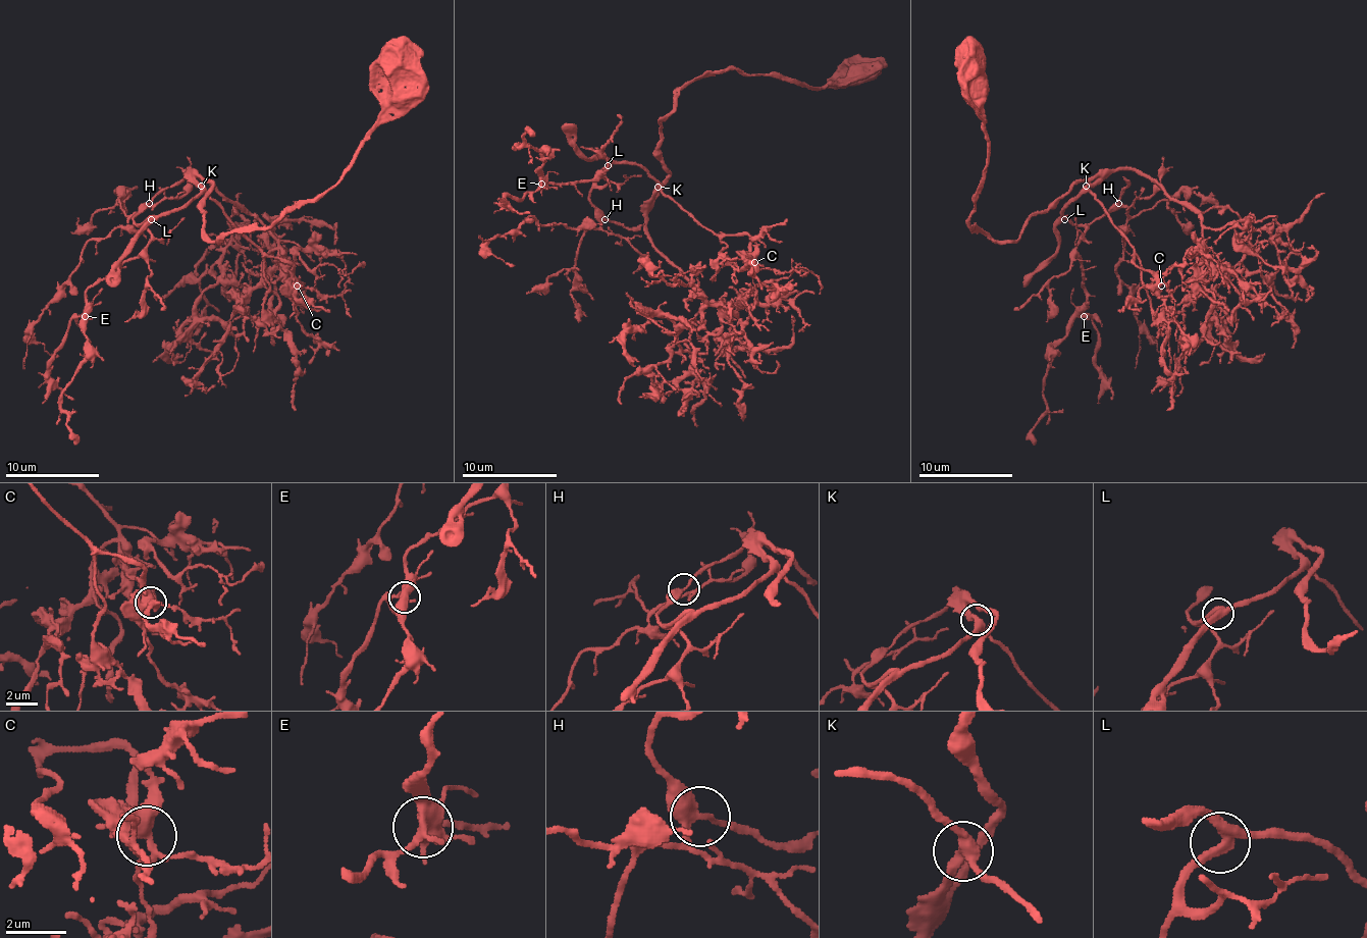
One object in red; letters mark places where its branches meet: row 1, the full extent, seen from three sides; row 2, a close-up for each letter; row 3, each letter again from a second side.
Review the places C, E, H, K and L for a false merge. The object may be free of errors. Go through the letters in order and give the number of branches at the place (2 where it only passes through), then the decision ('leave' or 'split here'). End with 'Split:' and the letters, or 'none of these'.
C: 3 branches meet; leave
E: 3 branches meet; leave
H: 3 branches meet; leave
K: 3 branches meet; leave
L: 3 branches meet; leave
Split: none of these

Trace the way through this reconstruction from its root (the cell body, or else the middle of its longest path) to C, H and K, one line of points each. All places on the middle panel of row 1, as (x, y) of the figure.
C: (856, 67), (826, 87), (710, 72), (662, 122), (660, 189), (702, 226), (747, 233), (754, 262)
H: (856, 67), (826, 87), (690, 80), (660, 129), (669, 176), (610, 162), (590, 191), (605, 219)
K: (856, 67), (826, 87), (738, 70), (690, 80), (660, 129), (660, 160), (669, 176), (658, 187)

